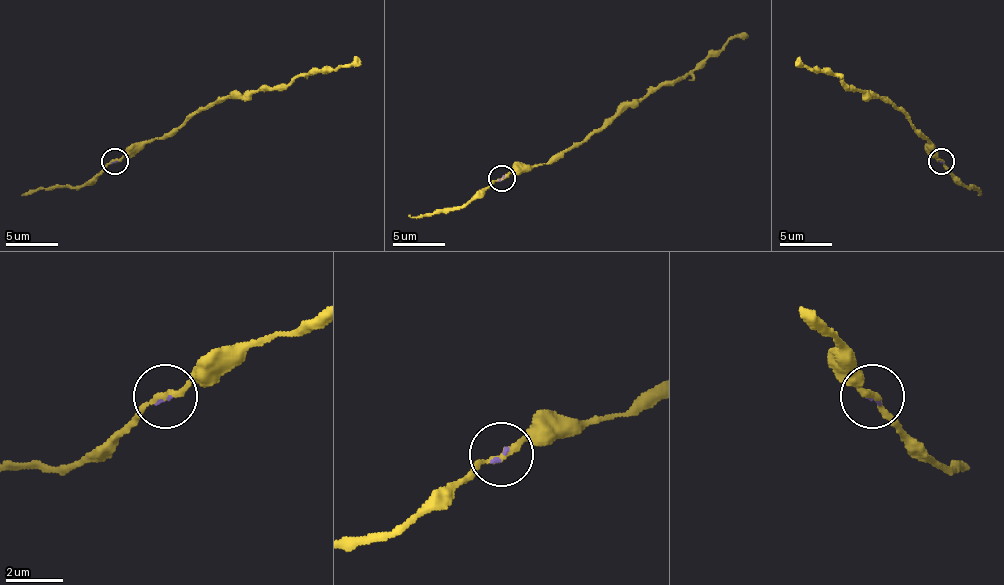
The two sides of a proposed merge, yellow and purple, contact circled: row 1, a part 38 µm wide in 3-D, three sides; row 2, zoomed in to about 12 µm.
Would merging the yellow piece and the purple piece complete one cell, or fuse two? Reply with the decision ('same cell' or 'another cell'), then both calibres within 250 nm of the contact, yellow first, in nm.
same cell | 200/80 nm

